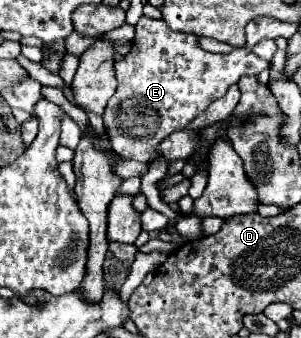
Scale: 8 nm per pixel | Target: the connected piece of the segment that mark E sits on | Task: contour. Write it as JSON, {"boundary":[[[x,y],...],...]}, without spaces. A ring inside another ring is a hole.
{"boundary":[[[141,16],[135,26],[131,52],[115,62],[117,92],[107,102],[103,134],[117,156],[149,162],[155,158],[155,148],[161,140],[185,128],[197,112],[203,112],[211,102],[225,96],[239,76],[259,74],[267,66],[269,62],[255,56],[249,48],[235,48],[225,56],[209,54],[199,46],[197,36],[173,32],[163,20]]]}

